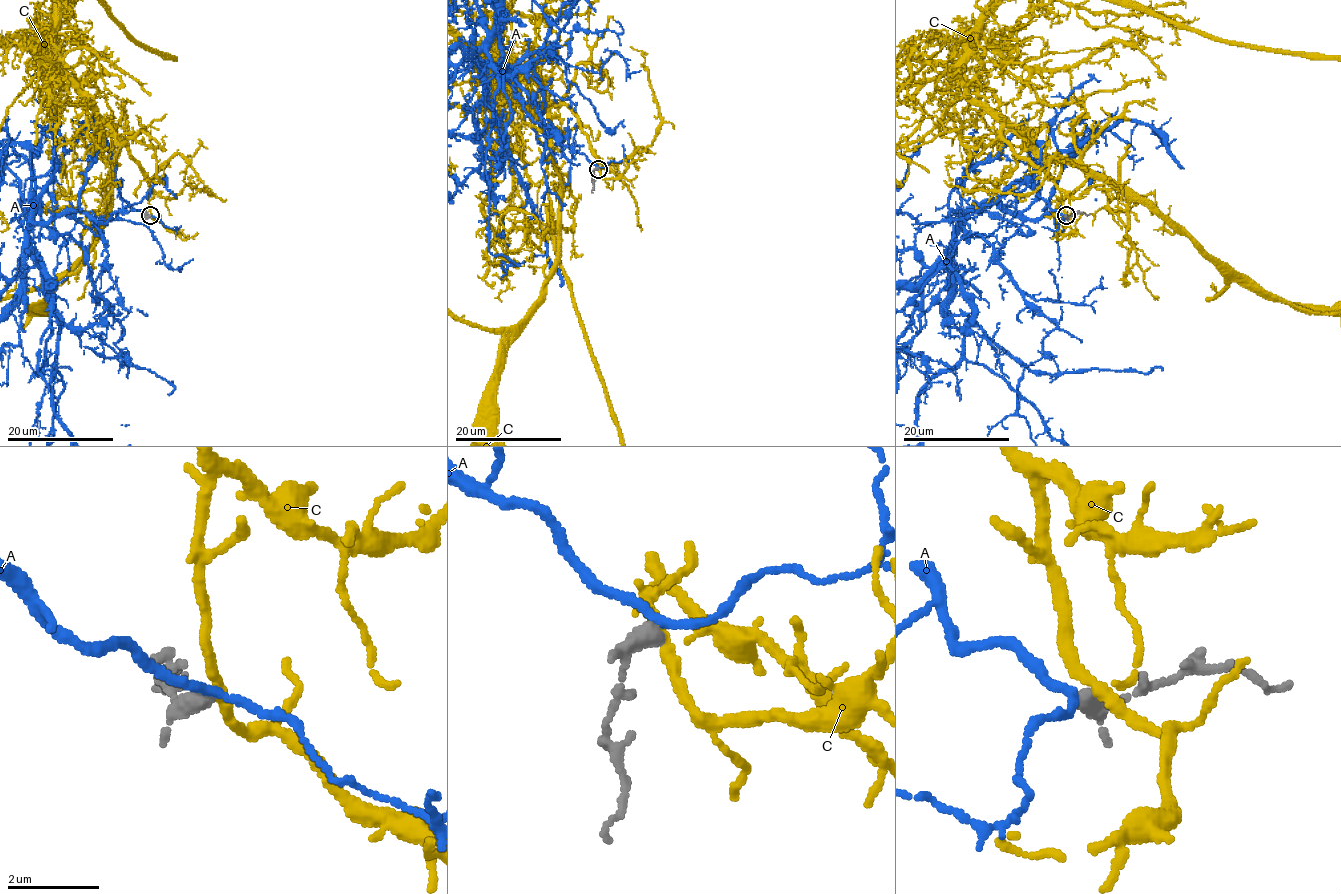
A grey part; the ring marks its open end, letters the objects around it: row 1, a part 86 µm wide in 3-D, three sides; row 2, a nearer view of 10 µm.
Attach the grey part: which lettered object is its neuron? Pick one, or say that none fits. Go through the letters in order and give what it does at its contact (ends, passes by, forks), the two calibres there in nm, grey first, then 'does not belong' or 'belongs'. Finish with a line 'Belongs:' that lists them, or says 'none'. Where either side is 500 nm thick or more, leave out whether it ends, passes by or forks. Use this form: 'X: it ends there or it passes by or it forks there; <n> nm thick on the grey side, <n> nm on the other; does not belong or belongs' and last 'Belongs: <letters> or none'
A: it passes by; 280 nm thick on the grey side, 190 nm on the other; does not belong
C: it passes by; 280 nm thick on the grey side, 260 nm on the other; does not belong
Belongs: none

